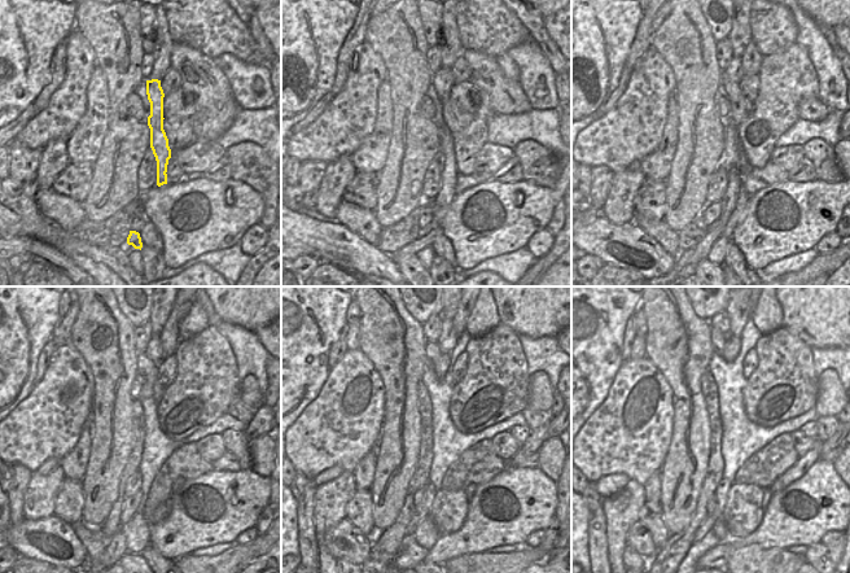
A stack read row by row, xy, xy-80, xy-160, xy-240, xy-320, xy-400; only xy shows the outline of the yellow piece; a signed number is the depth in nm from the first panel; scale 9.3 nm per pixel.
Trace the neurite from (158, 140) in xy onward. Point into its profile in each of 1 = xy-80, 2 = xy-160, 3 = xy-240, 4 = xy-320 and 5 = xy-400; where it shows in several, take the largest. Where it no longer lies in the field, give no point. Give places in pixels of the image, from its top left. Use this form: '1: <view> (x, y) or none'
1: xy-80 (447, 158)
2: xy-160 (735, 180)
3: xy-240 (115, 547)
4: xy-320 (447, 340)
5: xy-400 (739, 313)

